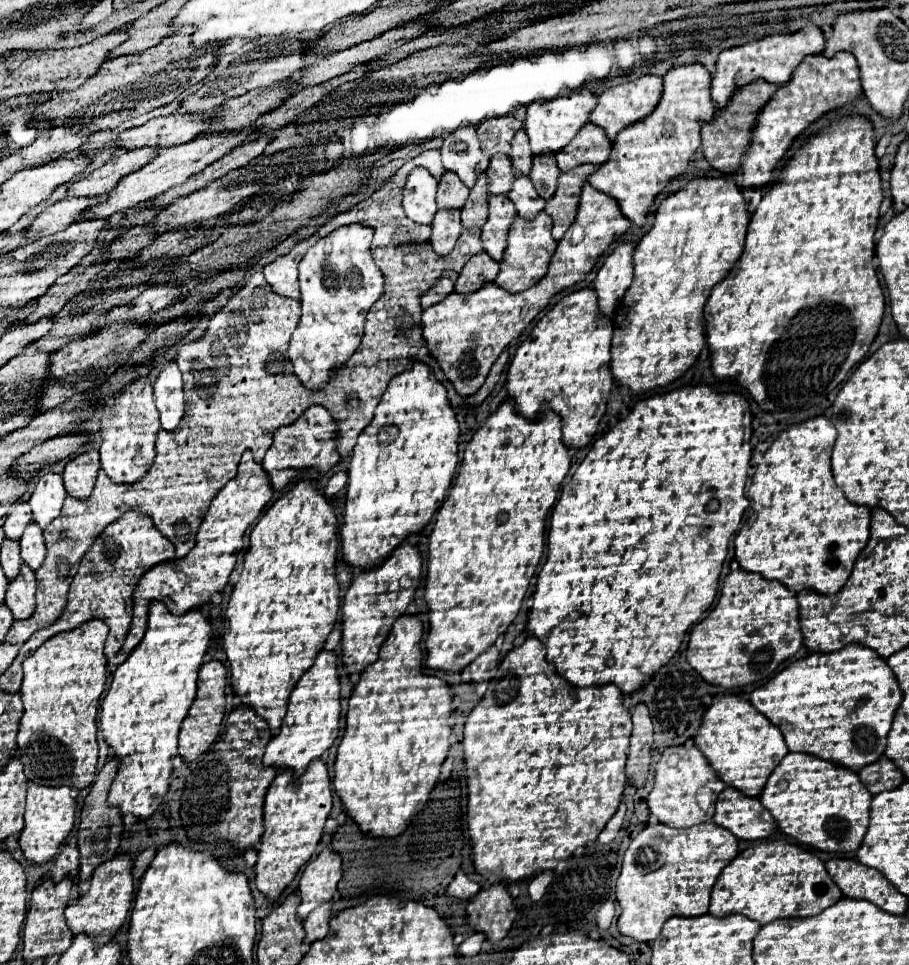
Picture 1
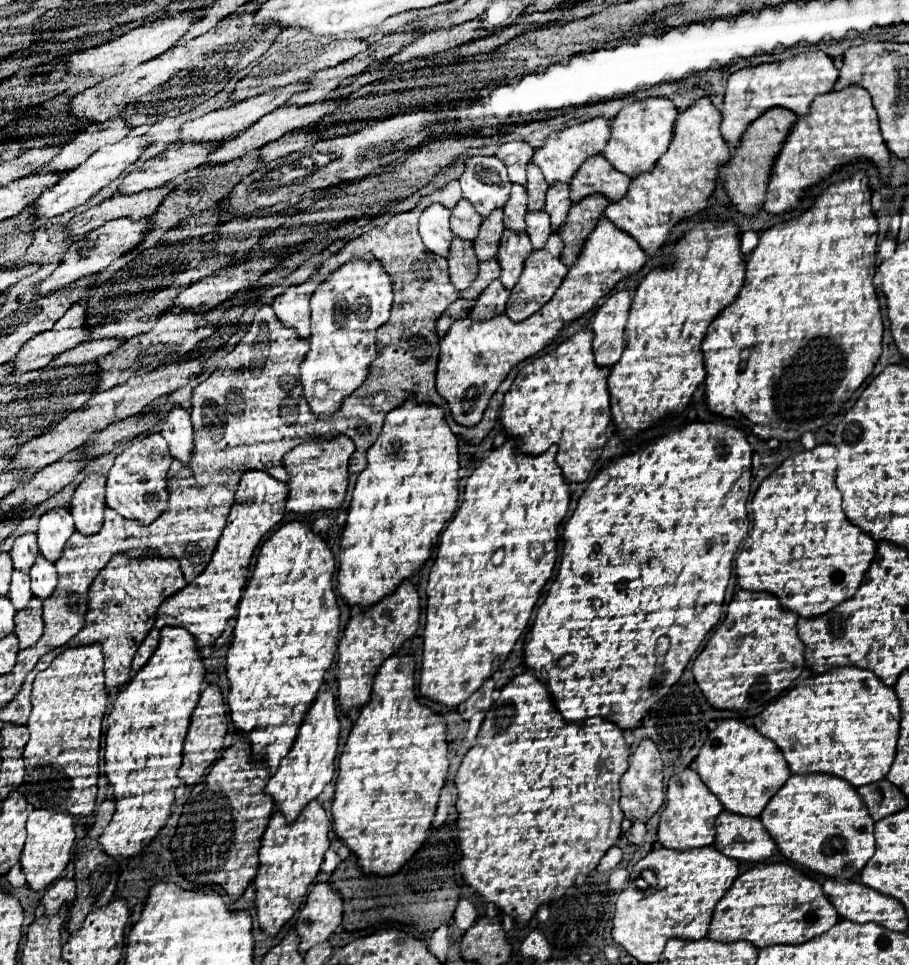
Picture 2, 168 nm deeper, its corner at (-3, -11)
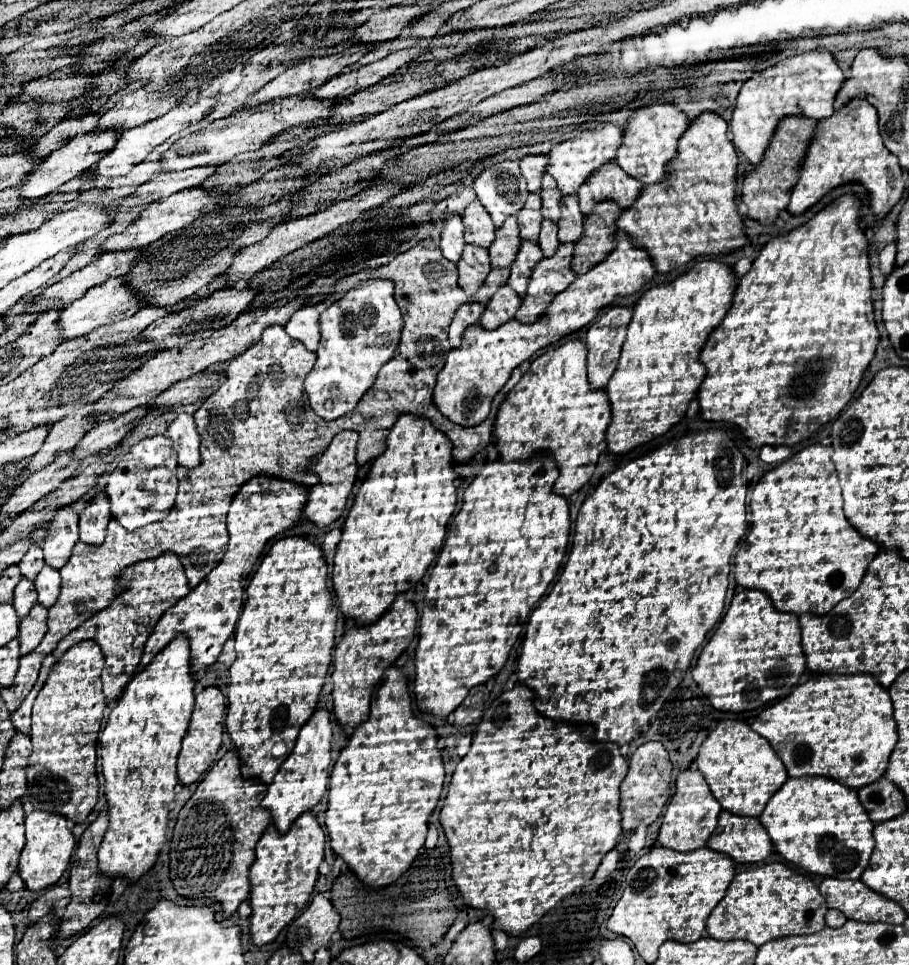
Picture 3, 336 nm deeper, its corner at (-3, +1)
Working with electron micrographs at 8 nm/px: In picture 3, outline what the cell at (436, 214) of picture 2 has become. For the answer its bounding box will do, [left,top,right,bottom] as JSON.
[441,215,465,263]

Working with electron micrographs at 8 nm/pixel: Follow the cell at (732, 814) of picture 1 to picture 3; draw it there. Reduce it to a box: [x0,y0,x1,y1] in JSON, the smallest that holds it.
[707,811,773,863]

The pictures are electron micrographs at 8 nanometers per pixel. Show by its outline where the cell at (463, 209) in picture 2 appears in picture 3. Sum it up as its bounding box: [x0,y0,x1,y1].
[463,201,495,249]

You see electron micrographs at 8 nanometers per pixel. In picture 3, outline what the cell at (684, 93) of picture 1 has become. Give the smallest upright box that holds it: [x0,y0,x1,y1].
[619,113,747,273]

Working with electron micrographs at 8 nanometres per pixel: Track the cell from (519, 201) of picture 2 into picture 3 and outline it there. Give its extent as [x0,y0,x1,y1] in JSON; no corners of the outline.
[517,193,543,243]

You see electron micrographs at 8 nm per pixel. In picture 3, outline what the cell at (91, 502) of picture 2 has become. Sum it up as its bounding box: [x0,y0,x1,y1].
[79,493,111,547]

